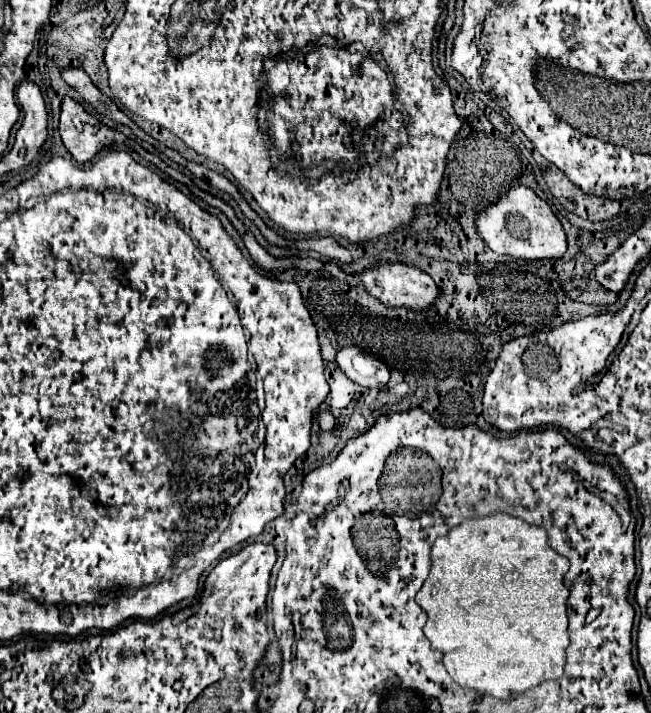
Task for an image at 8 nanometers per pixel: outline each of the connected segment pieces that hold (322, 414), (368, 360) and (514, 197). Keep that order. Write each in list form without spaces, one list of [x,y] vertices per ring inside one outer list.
[[[321,409],[317,411],[317,421],[319,421],[319,427],[323,431],[331,431],[335,427],[335,417],[329,413],[329,409]]]
[[[343,347],[337,351],[335,361],[339,369],[357,385],[367,389],[381,389],[389,381],[389,369],[379,361],[377,357],[355,349],[355,347]]]
[[[527,185],[511,187],[501,199],[495,199],[495,203],[489,203],[485,209],[481,209],[475,219],[475,231],[495,253],[521,259],[557,259],[567,251],[567,239],[561,221],[551,211],[547,201],[537,197]]]

